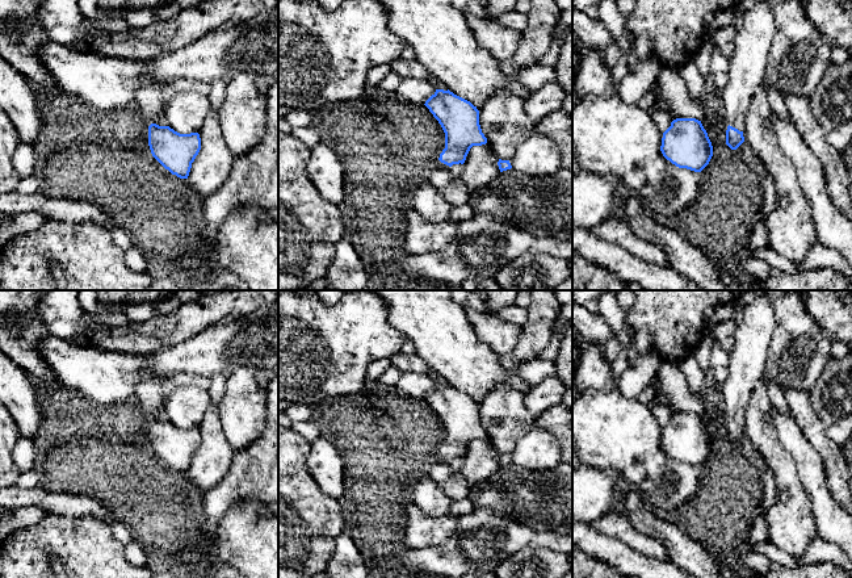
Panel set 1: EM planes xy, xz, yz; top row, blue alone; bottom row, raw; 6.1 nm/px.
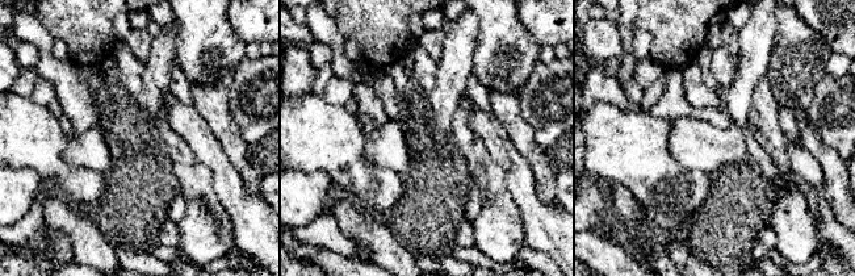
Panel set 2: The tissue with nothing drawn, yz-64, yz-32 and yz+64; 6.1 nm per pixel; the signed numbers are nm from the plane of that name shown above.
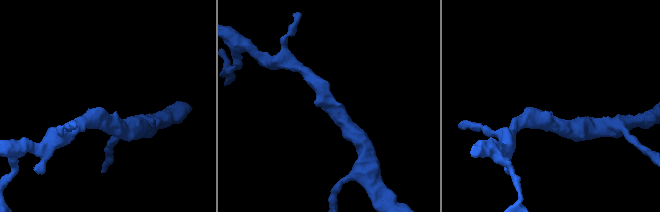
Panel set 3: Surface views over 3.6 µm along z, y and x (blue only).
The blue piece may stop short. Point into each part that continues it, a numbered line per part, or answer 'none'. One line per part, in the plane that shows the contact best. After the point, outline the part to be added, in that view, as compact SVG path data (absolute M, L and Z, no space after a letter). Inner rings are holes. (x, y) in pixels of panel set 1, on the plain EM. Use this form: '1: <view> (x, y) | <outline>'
1: yz (752, 335) | M764 294L746 307L743 321L736 324L729 377L719 390L727 418L739 426L744 424L752 390L764 376L775 324L773 309Z

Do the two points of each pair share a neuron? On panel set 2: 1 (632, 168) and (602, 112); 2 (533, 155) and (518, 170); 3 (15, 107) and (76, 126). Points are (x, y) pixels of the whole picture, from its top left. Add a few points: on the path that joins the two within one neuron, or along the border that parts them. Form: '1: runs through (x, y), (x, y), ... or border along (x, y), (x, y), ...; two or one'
1: runs through (631, 154), (606, 126); one
2: border along (508, 136), (529, 167), (537, 191); two
3: border along (63, 121), (70, 132); two

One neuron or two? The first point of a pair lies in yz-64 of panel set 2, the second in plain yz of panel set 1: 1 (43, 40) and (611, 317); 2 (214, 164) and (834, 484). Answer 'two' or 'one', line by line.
1: one
2: two

